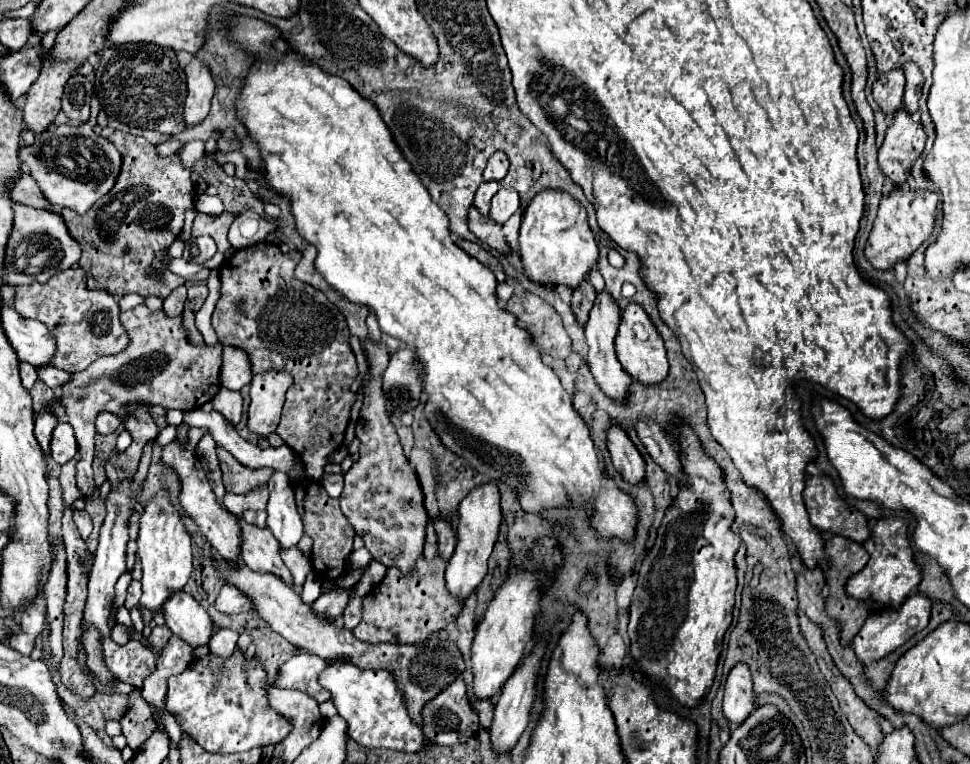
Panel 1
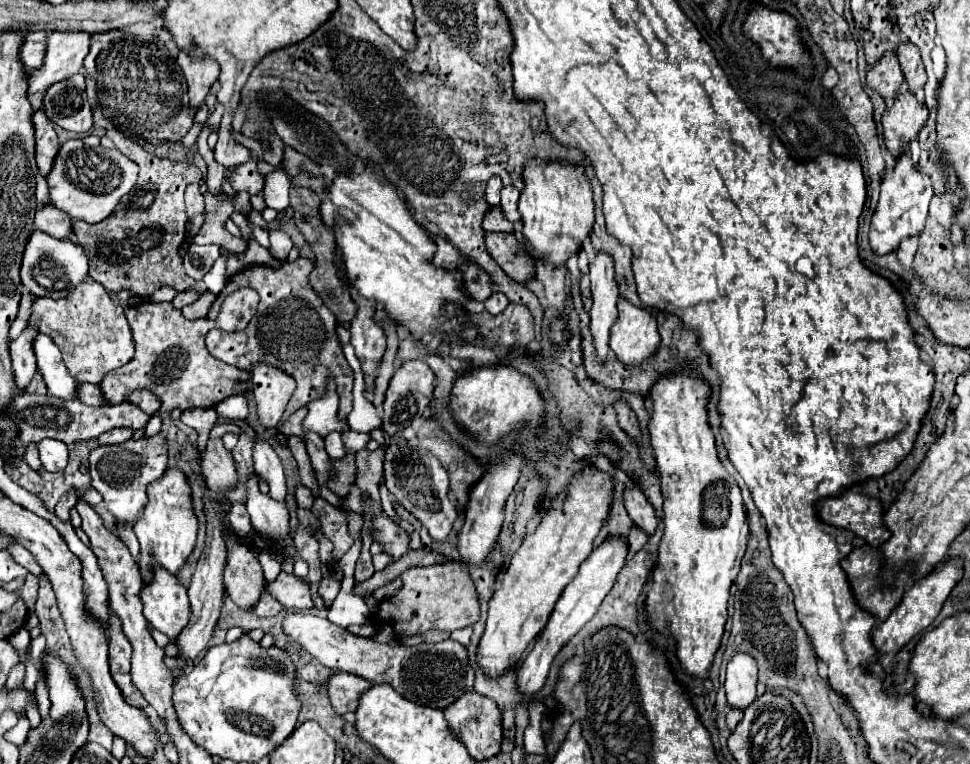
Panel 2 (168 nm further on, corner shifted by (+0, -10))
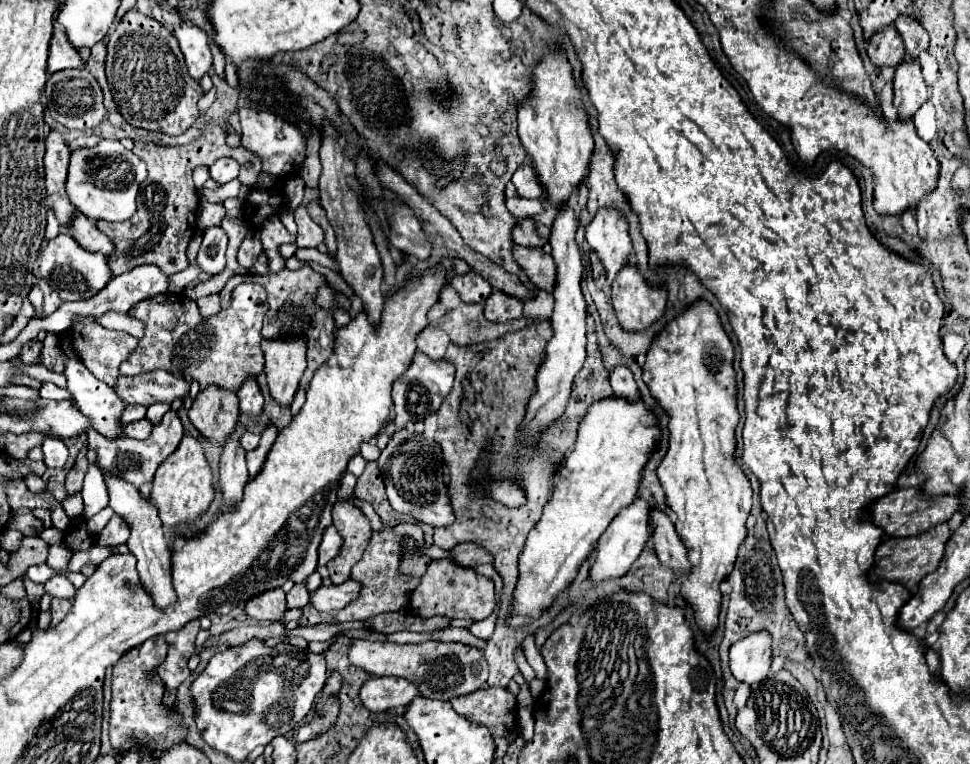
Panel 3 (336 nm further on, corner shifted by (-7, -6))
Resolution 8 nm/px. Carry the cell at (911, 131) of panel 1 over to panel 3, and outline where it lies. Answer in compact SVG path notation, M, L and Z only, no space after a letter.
M903 62L895 70L895 100L893 106L901 120L911 120L913 114L929 100L929 90L921 74L919 62Z

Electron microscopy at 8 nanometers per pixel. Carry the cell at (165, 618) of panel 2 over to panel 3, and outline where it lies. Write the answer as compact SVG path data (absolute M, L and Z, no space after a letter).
M107 478L105 484L109 488L109 506L119 514L125 516L125 520L131 526L131 536L127 540L129 552L137 558L137 572L141 578L143 588L147 594L153 598L157 608L167 608L177 602L177 592L173 588L173 576L171 576L171 550L167 546L165 534L163 534L163 524L159 522L159 516L155 514L155 508L145 500L139 490L121 478Z

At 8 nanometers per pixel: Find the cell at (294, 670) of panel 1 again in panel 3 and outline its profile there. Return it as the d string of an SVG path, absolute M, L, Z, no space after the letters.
M371 676L359 688L361 704L369 712L383 712L387 708L405 706L411 696L419 696L419 690L411 682L395 676Z

